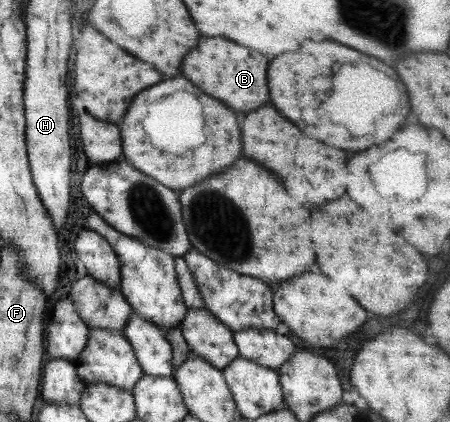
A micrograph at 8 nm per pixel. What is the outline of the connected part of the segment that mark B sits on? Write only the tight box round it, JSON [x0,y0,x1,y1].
[181,38,269,112]

